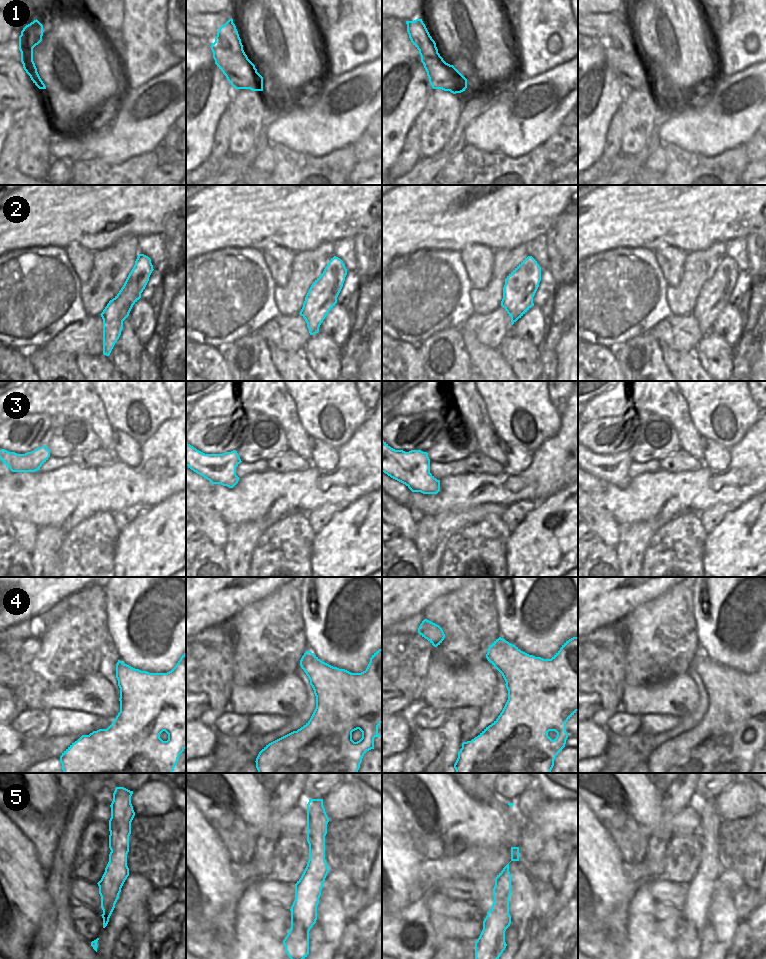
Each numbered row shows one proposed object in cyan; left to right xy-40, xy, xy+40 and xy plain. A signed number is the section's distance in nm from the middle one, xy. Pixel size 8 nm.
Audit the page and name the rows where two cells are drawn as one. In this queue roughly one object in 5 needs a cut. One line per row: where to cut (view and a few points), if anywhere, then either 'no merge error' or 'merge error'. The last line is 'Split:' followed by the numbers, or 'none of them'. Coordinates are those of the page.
1: xy (244, 53), (234, 55), (229, 60), (229, 72), (225, 75) | merge error
2: no cut | no merge error
3: no cut | no merge error
4: no cut | no merge error
5: no cut | no merge error
Split: 1

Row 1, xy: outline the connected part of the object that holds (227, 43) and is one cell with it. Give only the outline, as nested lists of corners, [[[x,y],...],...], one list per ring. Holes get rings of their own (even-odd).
[[[232,18],[219,28],[215,42],[212,43],[210,47],[213,52],[215,64],[225,76],[228,75],[229,60],[232,59],[234,55],[245,54]]]

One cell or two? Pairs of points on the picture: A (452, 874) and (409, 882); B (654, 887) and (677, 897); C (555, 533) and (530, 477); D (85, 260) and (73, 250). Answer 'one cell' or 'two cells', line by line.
A: two cells
B: one cell
C: two cells
D: one cell

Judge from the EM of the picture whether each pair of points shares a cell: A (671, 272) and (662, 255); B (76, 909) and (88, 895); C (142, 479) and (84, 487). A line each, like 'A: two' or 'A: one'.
A: one
B: two
C: one

